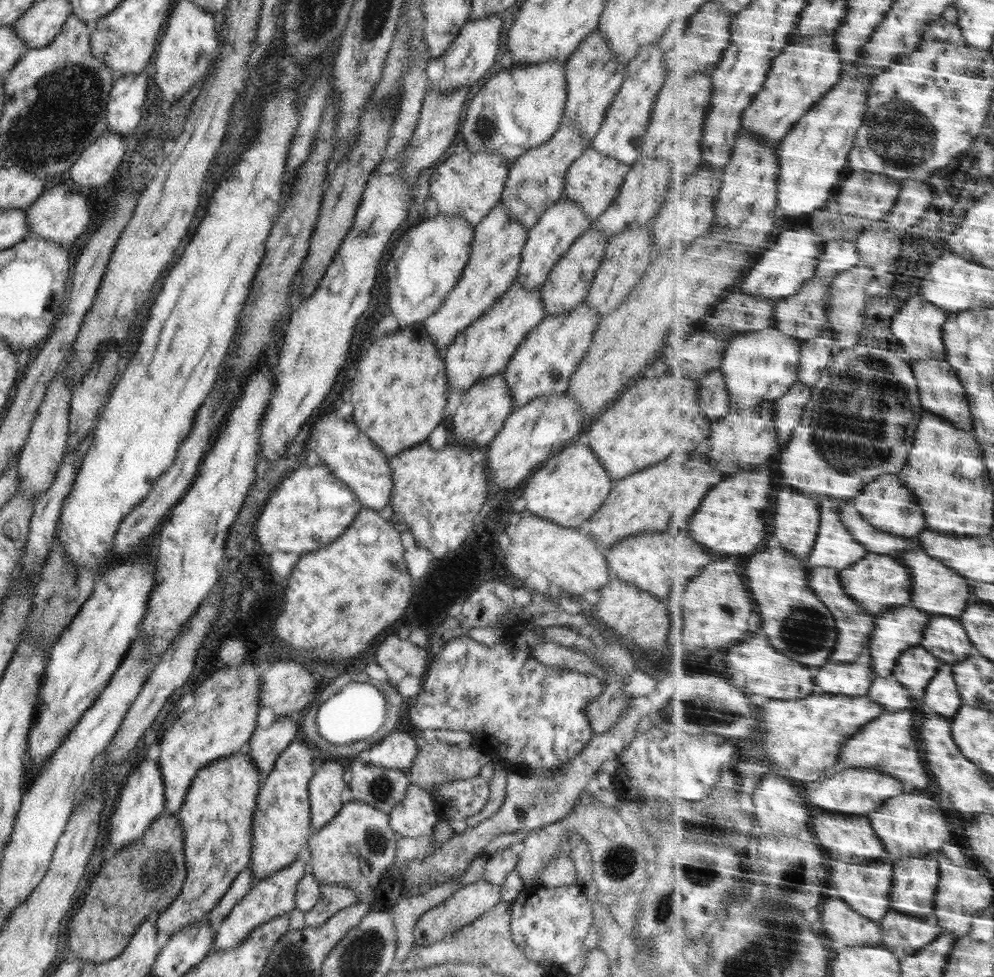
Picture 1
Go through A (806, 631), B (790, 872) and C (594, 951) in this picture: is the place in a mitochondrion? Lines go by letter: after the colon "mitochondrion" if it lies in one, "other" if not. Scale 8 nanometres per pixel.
A: mitochondrion
B: mitochondrion
C: other

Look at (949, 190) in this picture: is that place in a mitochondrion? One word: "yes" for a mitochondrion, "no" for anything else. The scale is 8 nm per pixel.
yes

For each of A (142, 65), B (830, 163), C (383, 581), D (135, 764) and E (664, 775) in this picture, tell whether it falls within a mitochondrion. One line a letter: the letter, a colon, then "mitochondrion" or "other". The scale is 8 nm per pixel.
A: other
B: other
C: mitochondrion
D: other
E: other

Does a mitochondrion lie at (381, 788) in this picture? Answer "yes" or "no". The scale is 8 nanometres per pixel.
yes

